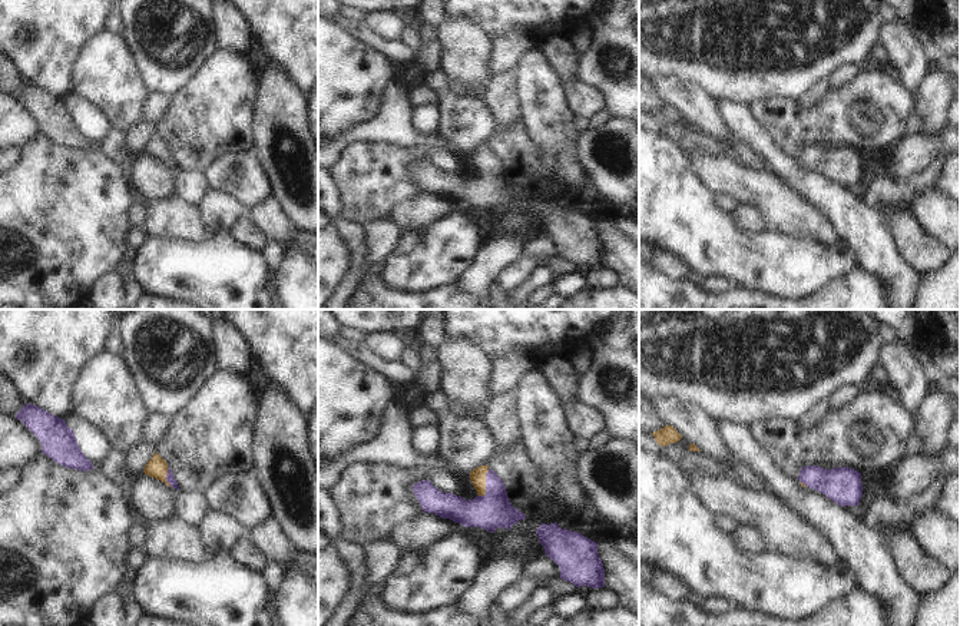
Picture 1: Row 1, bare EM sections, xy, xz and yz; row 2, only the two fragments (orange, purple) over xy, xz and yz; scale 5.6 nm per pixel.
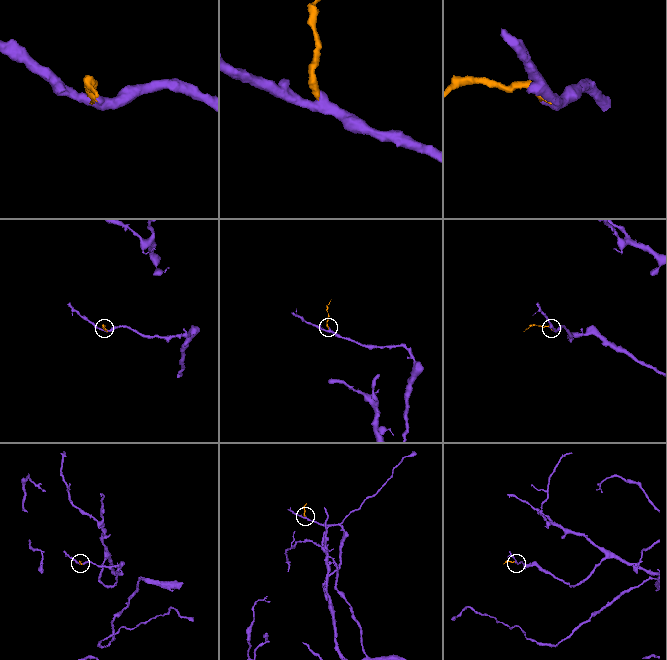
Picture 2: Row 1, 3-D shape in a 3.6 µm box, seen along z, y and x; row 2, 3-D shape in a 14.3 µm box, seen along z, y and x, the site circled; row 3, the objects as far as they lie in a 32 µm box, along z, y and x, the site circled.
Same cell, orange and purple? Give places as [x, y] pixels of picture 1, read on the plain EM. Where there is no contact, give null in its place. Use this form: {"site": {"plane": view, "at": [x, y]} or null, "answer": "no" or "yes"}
{"site": {"plane": "xz", "at": [485, 164]}, "answer": "yes"}

